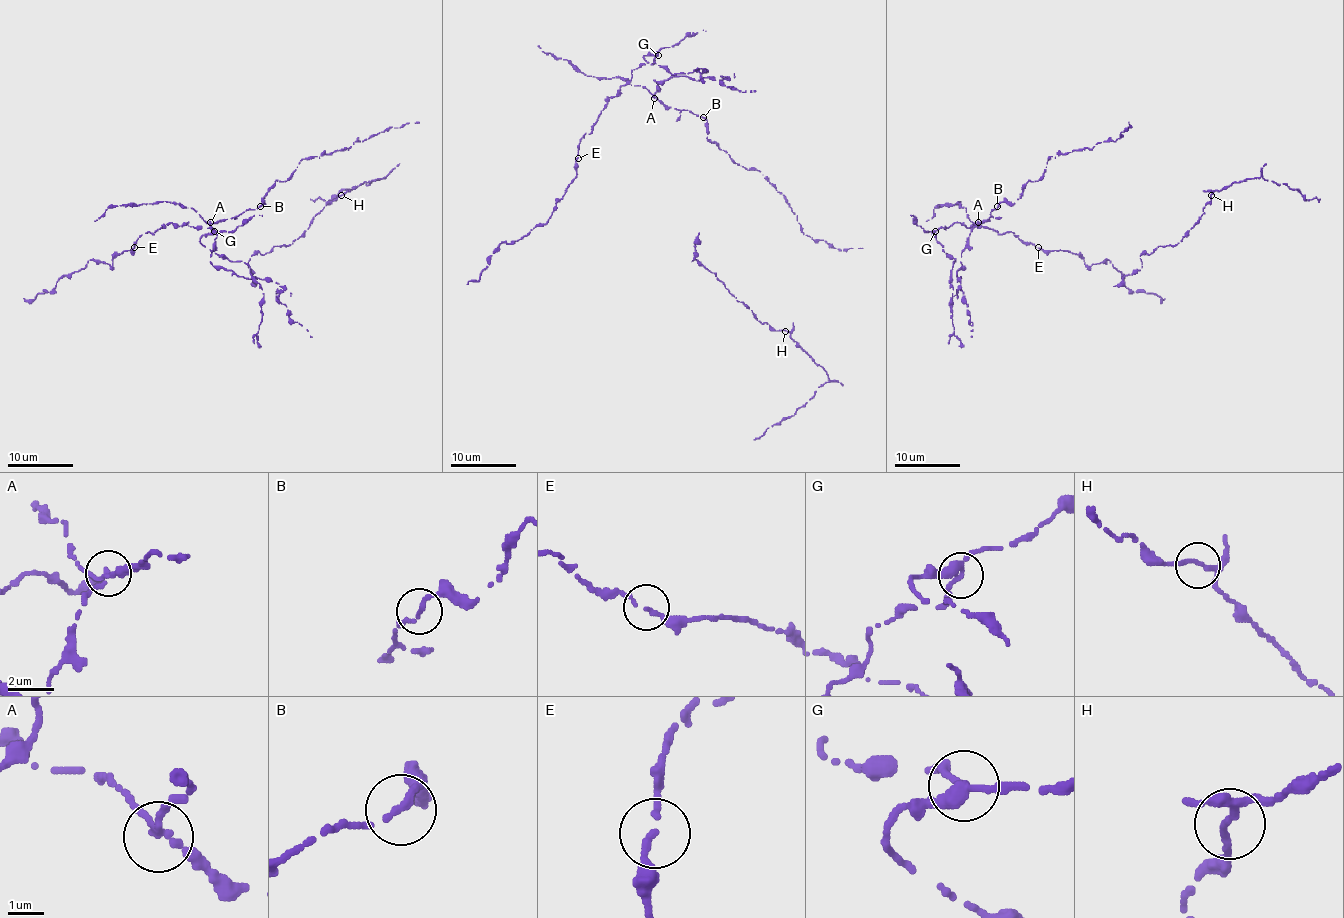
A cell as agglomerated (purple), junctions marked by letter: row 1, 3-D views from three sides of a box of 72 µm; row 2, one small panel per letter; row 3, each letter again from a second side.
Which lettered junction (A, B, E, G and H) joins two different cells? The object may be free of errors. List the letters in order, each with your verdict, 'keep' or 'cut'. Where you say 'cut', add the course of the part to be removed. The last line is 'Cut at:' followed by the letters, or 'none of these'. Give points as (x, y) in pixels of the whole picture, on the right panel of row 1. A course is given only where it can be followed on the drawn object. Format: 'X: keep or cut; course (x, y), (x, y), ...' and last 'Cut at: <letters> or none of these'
A: cut; course (978, 223), (957, 270), (957, 277), (961, 278), (958, 298), (966, 304), (971, 337)
B: keep
E: keep
G: keep
H: keep
Cut at: A

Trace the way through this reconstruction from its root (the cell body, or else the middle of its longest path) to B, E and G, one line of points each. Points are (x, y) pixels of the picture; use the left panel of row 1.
B: (217, 221), (260, 206)
E: (217, 221), (211, 262), (252, 278), (242, 260), (204, 247), (209, 228), (168, 223), (134, 247)
G: (217, 221), (211, 224), (217, 236), (211, 262), (252, 278), (242, 260), (204, 247), (199, 239), (214, 231)

